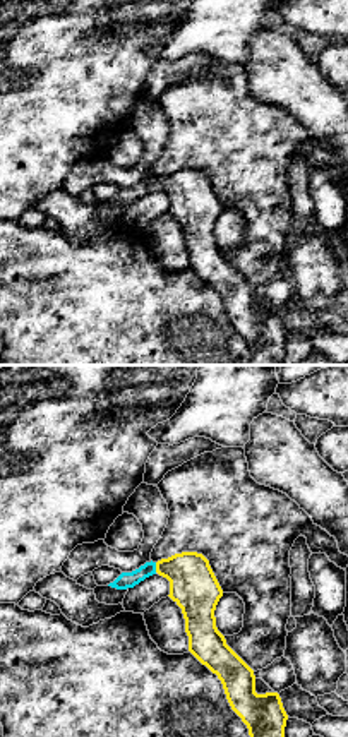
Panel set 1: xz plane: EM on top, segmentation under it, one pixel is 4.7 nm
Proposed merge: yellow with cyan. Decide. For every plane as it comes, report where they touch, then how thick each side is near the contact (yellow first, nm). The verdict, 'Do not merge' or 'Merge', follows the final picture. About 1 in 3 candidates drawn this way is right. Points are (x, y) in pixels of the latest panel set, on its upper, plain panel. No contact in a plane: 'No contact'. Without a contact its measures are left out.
Touches yellow at (156, 184). Thickness 220 nm (yellow) against 80 nm

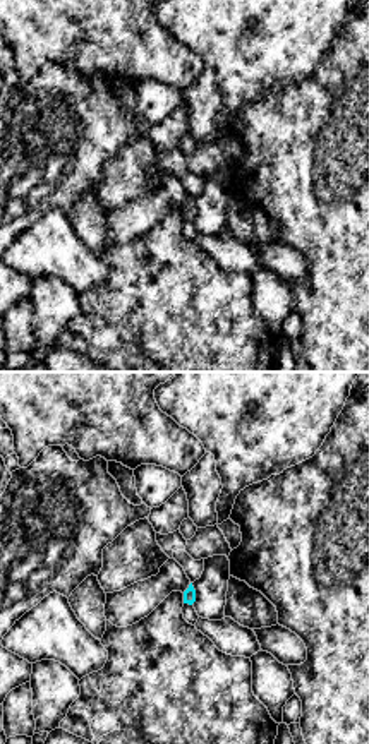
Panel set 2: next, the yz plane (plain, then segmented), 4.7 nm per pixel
No contact

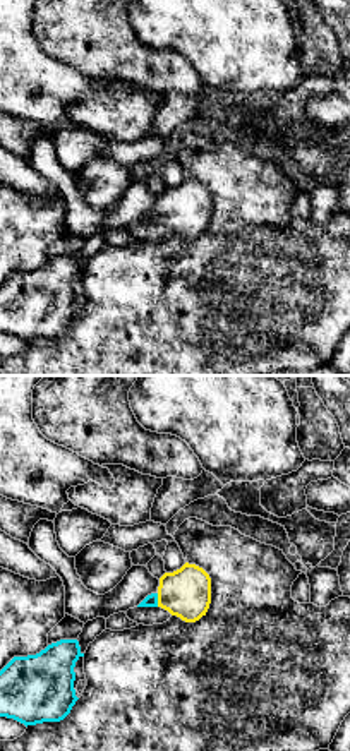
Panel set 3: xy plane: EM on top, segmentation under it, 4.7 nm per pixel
Touches yellow at (158, 216). Thickness 220 nm (yellow) against 60 nm

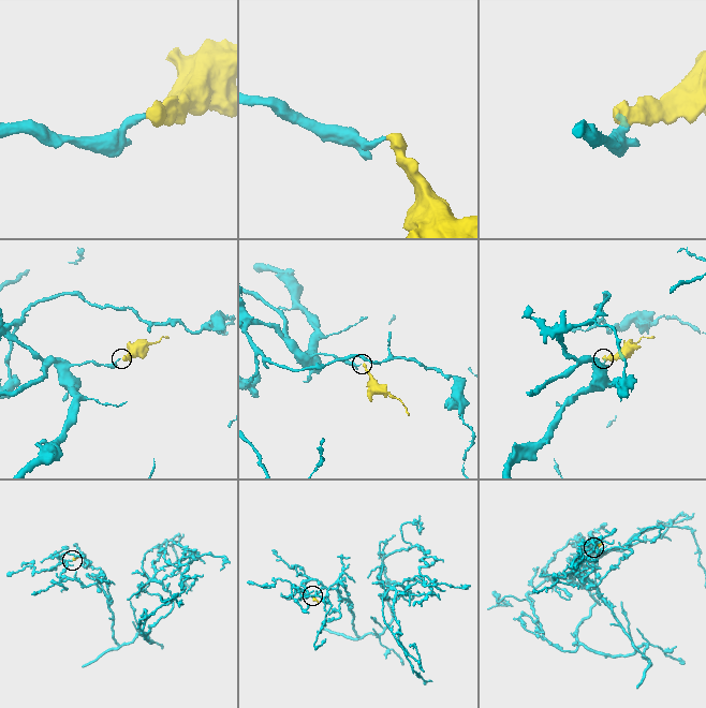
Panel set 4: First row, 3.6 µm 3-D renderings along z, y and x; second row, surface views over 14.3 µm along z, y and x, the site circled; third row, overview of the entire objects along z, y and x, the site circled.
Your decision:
Merge

